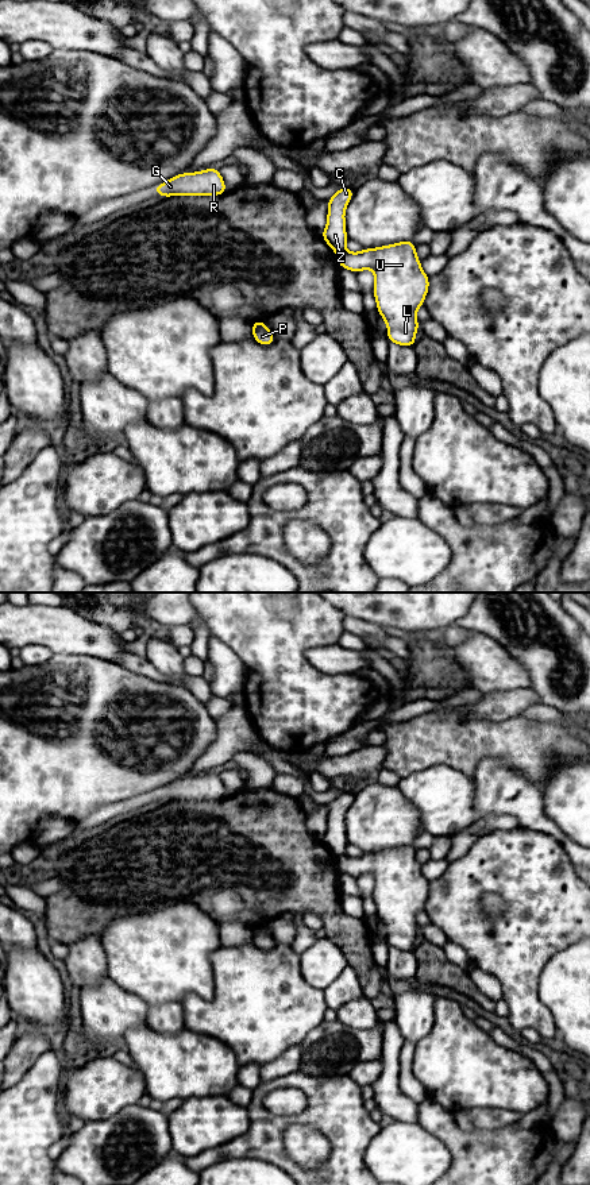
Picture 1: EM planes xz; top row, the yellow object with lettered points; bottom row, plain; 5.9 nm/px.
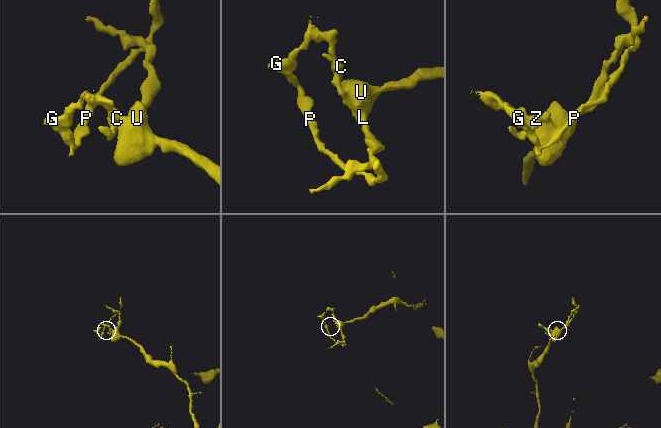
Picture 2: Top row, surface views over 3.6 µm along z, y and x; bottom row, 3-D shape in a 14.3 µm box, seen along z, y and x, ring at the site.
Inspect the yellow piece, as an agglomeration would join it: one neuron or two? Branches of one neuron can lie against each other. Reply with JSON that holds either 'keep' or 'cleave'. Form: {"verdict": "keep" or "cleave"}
{"verdict": "cleave"}

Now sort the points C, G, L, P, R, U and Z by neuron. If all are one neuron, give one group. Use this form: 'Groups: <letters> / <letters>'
Groups: C G P R Z / L U

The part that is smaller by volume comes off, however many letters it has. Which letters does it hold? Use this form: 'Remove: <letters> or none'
Remove: C, G, P, R, Z

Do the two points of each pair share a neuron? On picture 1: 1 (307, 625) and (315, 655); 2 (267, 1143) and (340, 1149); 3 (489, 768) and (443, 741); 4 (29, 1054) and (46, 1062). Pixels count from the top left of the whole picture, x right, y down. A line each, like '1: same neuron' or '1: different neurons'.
1: different neurons
2: same neuron
3: different neurons
4: different neurons

